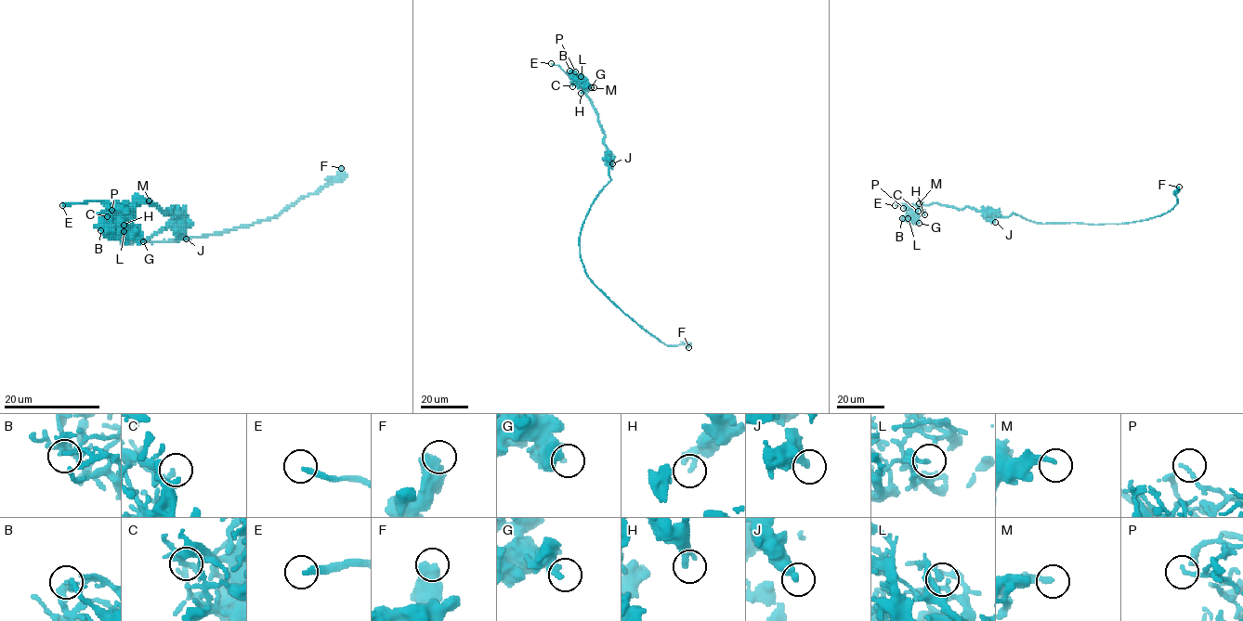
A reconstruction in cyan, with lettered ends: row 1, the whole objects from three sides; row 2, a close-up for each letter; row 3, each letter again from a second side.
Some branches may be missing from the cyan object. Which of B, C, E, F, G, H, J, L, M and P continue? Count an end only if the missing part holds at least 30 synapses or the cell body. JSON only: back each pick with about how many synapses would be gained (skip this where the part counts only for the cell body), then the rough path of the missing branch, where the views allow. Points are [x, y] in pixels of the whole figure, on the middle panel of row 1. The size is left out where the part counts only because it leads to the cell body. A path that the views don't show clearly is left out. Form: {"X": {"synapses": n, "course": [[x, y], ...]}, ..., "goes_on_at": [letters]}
{"E": {"course": [[551, 63], [538, 64], [553, 55], [591, 46], [589, 43], [597, 36], [595, 22]]}, "goes_on_at": ["E"]}

